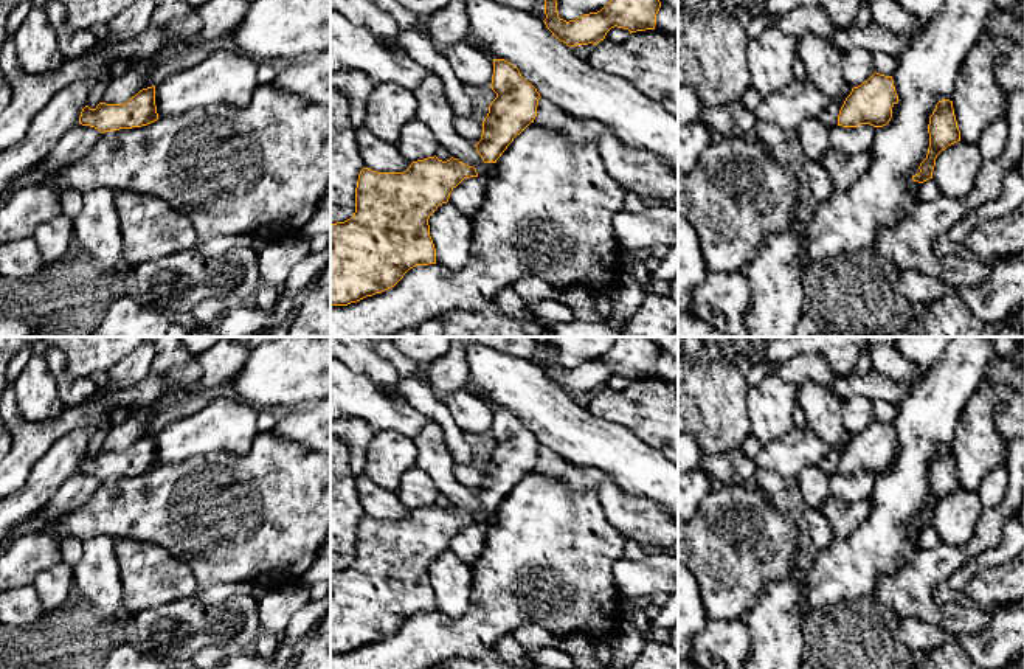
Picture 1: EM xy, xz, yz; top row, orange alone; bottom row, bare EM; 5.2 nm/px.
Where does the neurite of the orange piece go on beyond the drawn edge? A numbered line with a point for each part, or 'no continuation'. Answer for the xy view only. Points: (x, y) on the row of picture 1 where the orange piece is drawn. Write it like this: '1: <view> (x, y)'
no continuation

